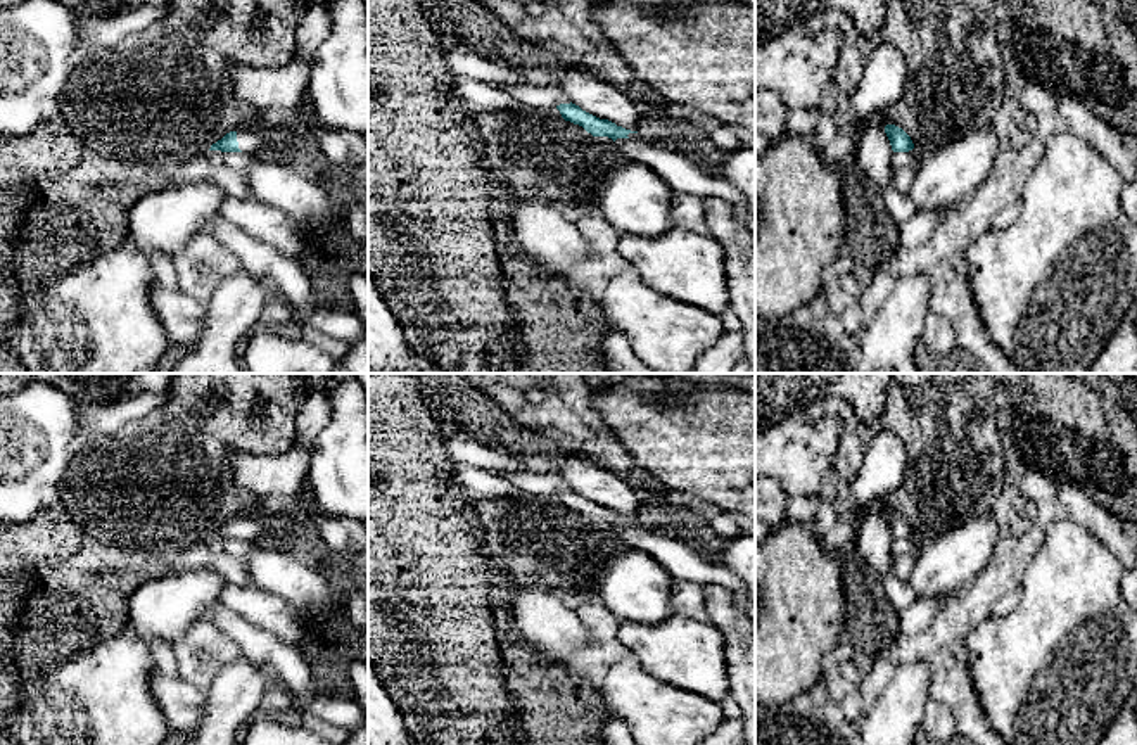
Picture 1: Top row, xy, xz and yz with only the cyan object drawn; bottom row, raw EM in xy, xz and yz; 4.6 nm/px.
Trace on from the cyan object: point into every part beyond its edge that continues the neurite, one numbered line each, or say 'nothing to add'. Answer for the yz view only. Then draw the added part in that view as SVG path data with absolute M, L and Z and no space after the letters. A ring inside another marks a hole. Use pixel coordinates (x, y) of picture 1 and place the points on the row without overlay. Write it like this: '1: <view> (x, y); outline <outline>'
nothing to add

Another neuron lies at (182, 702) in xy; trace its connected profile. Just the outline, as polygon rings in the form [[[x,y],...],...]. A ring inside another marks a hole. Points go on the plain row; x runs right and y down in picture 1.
[[[156,671],[150,676],[149,691],[162,710],[171,733],[192,731],[200,724],[206,690],[181,678],[166,678]]]

